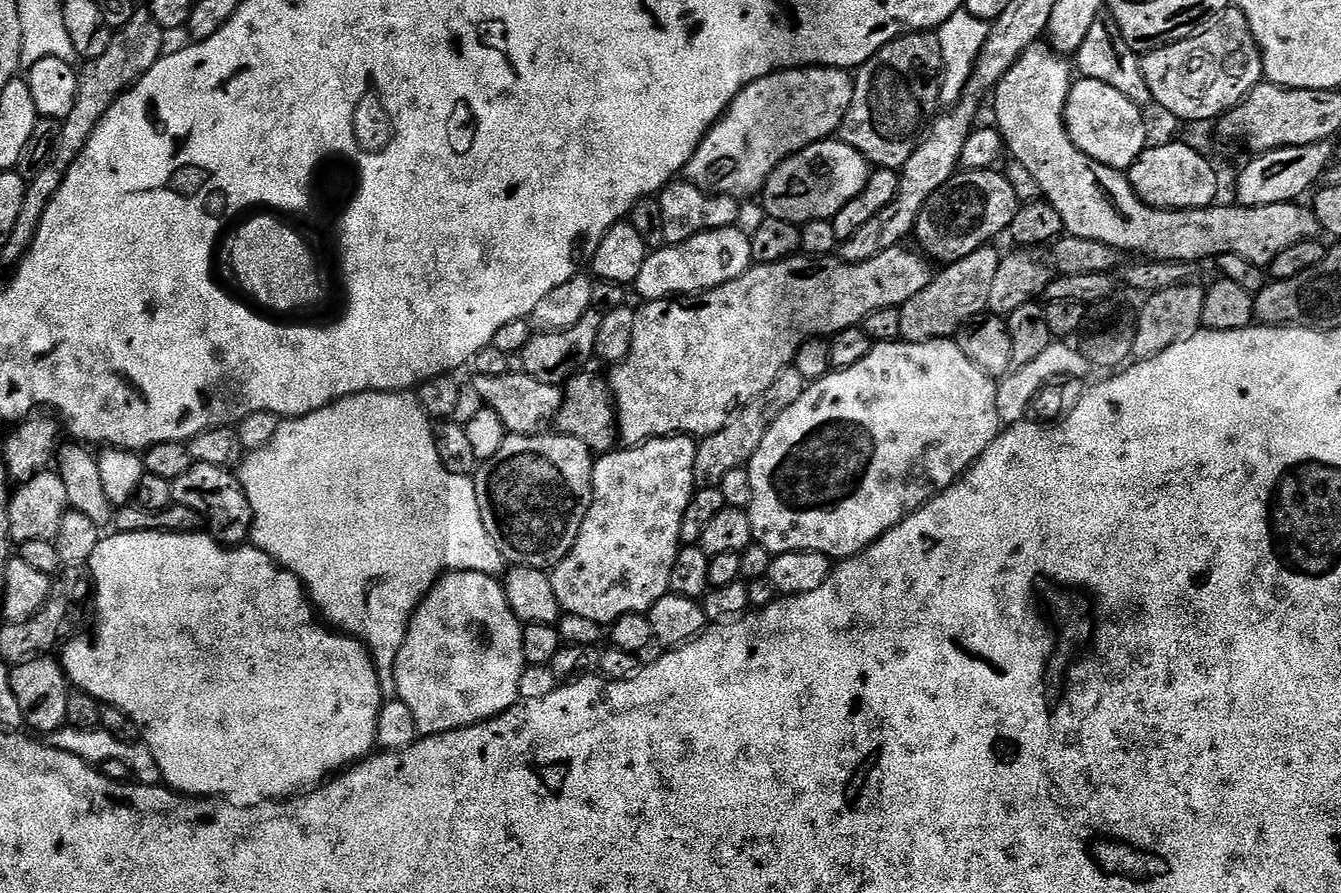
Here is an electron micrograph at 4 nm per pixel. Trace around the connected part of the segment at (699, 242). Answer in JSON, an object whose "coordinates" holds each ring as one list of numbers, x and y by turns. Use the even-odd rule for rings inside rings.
{"coordinates":[[740,226,719,228,698,234,681,244,661,246,646,258,634,285,641,301,667,300,685,294,709,292,712,288,736,280,753,267,752,241]]}

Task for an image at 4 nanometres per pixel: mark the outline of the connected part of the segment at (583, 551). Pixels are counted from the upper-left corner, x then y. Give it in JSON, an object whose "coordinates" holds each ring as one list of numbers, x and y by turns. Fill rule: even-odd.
{"coordinates":[[659,436,653,440,645,440,643,444,624,446,619,450,603,453,592,465,592,505,582,522,582,530,578,530,578,538,574,546,562,558,560,563,551,569,550,575,554,594,558,594,561,609,567,614,579,614,581,618,590,618,590,622,598,622,601,626,610,626,618,618,631,612,647,613,658,602,658,598,669,595,671,586,671,571,674,570,676,556,681,550,680,531,682,518,686,514,686,506,692,500,692,493,698,487,698,473,696,471,697,441,690,436]]}

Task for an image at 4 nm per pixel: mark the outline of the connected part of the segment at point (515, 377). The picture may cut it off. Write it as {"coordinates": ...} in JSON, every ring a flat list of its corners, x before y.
{"coordinates":[[513,370,498,378,476,376,470,386,478,390,478,394,482,394,484,406,494,410,494,414,502,418,505,429,518,436,547,433,553,427,556,415,560,413,560,407,565,401,565,393,559,387,538,382,538,378,530,378,523,370]]}

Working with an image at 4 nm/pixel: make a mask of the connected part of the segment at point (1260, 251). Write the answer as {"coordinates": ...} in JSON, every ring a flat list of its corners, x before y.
{"coordinates":[[1037,42,1029,46,1014,66,1000,79,994,89,996,96,995,127,1000,129,1004,147,1011,159,1021,164,1030,172,1031,177,1041,187,1041,197,1052,204,1061,215,1067,235,1078,238,1090,238,1094,242,1104,242,1106,246,1117,248,1122,254,1137,252,1137,257,1149,260,1182,260,1185,262,1205,262,1219,258,1222,254,1238,254,1246,262,1254,262,1260,268,1267,269,1286,246,1294,246,1303,240,1310,240,1321,235,1322,229,1311,207,1300,202,1254,206,1253,208,1151,208,1141,200,1132,189,1132,183,1123,171,1116,171,1108,165,1102,165,1076,148,1071,141,1064,123,1064,111,1067,108,1068,95,1074,83,1074,72,1068,64,1049,45]]}

